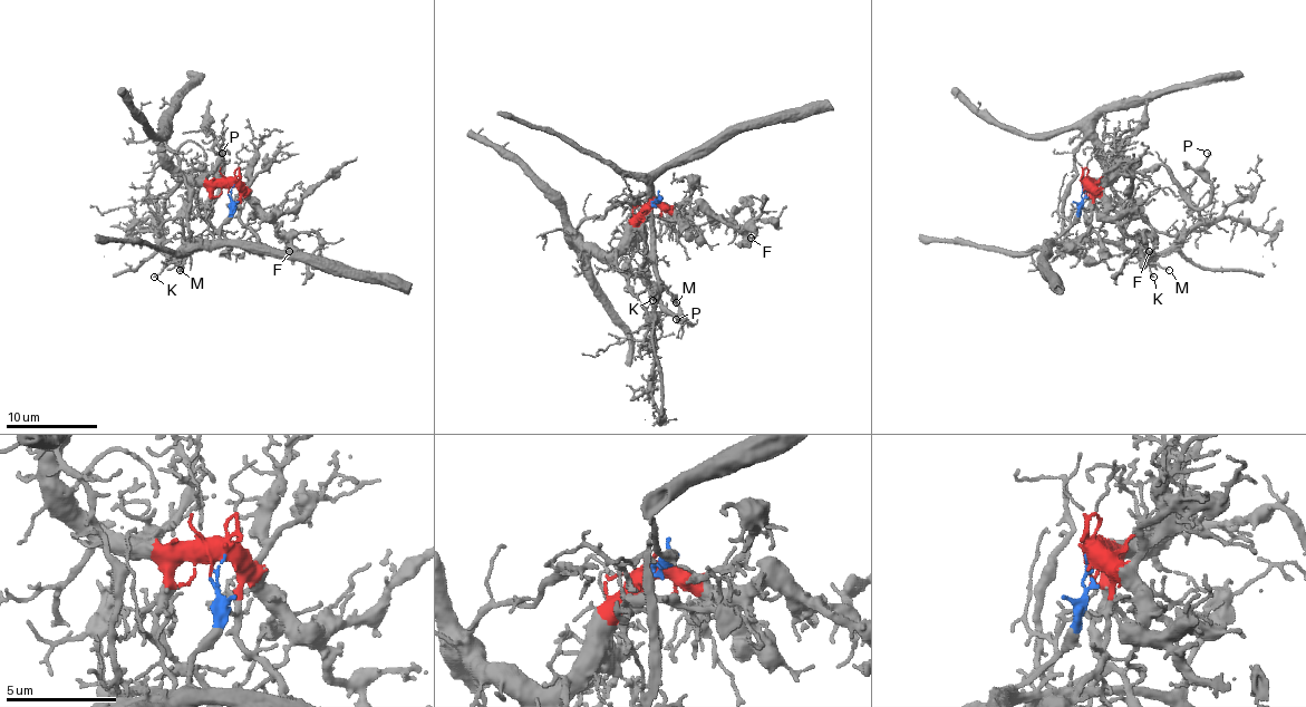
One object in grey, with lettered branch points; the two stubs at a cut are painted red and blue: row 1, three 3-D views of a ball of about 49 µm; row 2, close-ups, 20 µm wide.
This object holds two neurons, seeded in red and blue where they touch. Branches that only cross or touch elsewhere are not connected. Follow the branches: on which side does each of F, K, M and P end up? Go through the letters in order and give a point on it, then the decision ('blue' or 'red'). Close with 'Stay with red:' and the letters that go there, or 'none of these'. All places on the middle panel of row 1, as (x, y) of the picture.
F: place (751, 238); red
K: place (652, 300); blue
M: place (676, 302); blue
P: place (676, 319); red
Stay with red: F, P

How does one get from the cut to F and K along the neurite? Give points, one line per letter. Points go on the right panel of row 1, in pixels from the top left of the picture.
F: (1084, 191), (1087, 186), (1101, 200), (1112, 220), (1133, 236), (1148, 236), (1152, 241), (1148, 252)
K: (1085, 191), (1080, 215), (1064, 234), (1066, 241), (1122, 241), (1144, 259), (1154, 277)

